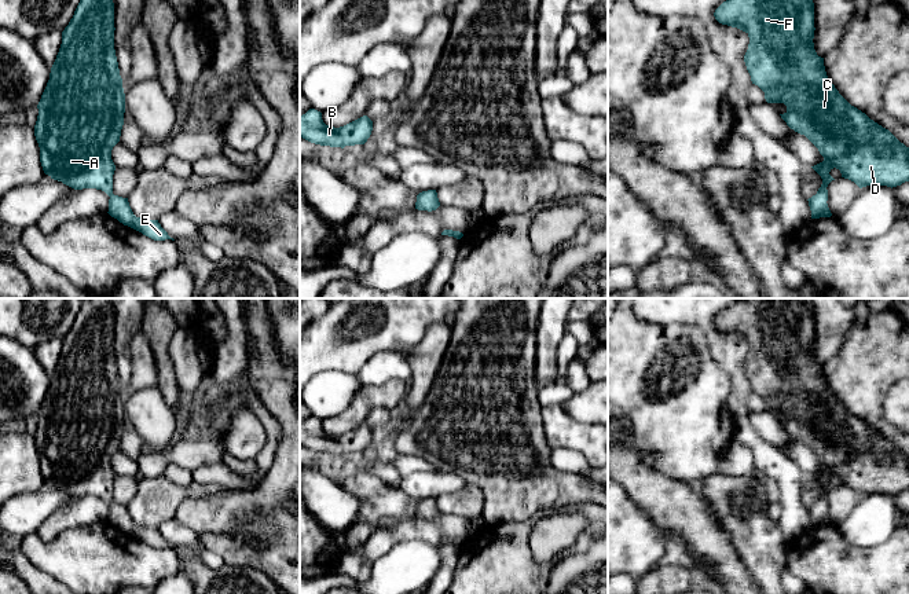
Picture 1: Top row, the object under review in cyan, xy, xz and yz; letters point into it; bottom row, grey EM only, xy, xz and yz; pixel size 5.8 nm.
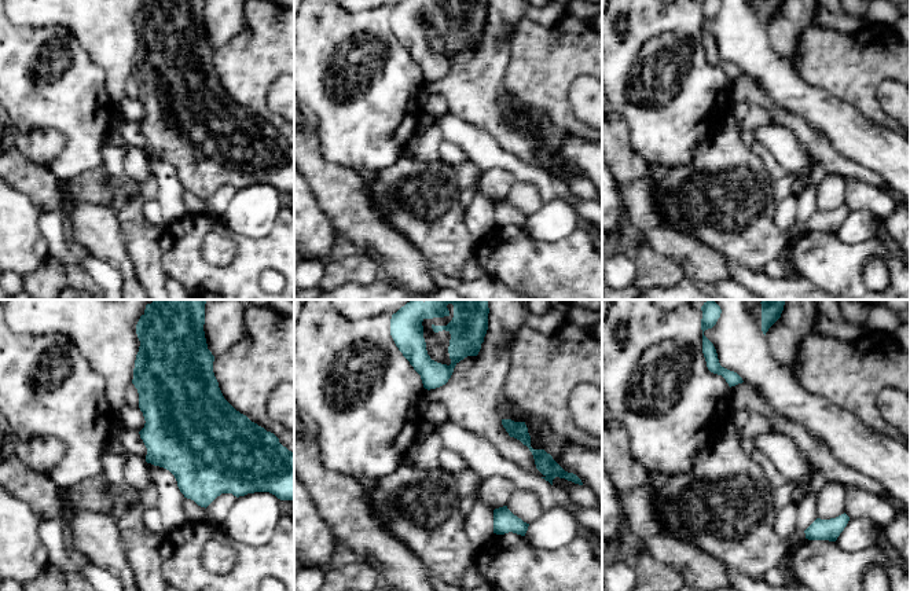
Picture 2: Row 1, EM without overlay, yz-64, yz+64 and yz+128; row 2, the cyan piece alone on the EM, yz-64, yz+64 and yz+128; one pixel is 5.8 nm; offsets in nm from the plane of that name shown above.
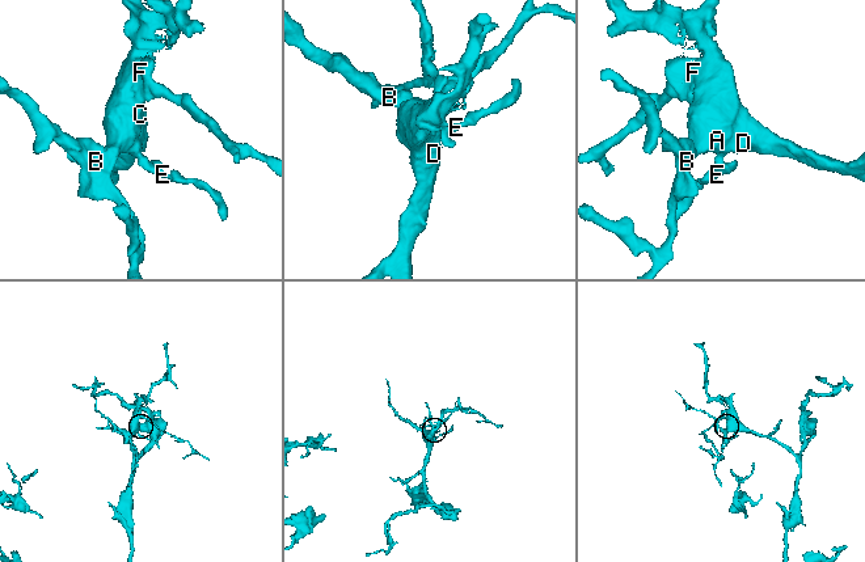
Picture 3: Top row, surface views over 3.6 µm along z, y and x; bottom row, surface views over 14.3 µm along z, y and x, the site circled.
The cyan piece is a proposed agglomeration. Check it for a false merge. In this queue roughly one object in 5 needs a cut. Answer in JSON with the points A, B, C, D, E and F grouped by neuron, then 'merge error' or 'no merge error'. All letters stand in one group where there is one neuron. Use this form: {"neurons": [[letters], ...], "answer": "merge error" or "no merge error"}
{"neurons": [["A", "B", "C", "D", "E", "F"]], "answer": "no merge error"}

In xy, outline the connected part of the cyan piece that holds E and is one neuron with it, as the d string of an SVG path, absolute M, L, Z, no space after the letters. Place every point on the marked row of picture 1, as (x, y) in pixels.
M80 0L73 18L62 32L62 44L51 67L50 80L37 104L39 116L34 136L40 147L40 162L45 175L74 188L96 188L105 191L109 199L109 214L154 241L172 239L158 220L136 217L128 198L113 194L116 165L111 150L120 142L124 125L125 94L114 50L114 3L113 0Z

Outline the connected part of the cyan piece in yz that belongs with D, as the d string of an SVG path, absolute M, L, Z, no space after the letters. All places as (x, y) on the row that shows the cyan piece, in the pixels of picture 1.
M726 0L714 12L715 19L745 32L749 37L744 55L752 84L765 92L767 103L784 103L787 111L780 114L795 132L804 135L824 157L824 161L811 166L822 179L817 194L809 198L811 219L831 217L828 208L828 184L835 180L829 172L836 168L842 177L854 182L859 188L866 186L897 187L909 182L909 147L901 143L888 129L883 128L865 113L851 106L835 88L826 76L824 58L814 50L814 3L813 0Z

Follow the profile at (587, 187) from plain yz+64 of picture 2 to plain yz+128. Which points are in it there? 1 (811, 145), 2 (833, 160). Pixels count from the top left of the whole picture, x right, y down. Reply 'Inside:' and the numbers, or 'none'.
Inside: 1, 2

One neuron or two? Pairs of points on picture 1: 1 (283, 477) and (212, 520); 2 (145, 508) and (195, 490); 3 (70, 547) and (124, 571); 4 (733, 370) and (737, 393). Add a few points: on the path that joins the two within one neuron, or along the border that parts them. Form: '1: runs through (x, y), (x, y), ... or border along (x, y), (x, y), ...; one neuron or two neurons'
1: runs through (266, 495), (259, 502), (230, 510); one neuron
2: runs through (157, 501), (161, 497), (183, 492); one neuron
3: runs through (84, 558), (110, 561); one neuron
4: runs through (737, 376), (737, 388); one neuron

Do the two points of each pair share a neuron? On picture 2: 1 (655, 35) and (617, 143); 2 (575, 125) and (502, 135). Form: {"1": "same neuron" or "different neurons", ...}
{"1": "different neurons", "2": "different neurons"}

